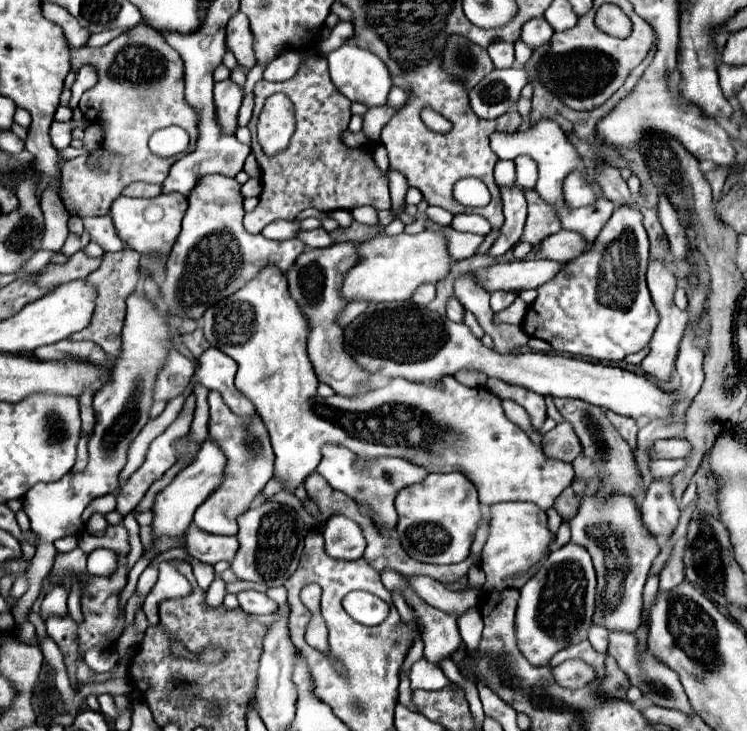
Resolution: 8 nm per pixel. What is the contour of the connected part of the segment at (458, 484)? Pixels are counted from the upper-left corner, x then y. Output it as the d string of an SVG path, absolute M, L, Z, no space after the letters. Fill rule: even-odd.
M431 473L421 483L403 487L395 497L395 509L399 513L397 535L403 549L413 559L437 565L461 563L467 559L481 519L481 505L475 485L465 475Z

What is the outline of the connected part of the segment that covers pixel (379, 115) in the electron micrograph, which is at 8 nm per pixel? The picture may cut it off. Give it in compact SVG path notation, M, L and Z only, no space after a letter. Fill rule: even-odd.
M383 105L383 107L369 107L369 111L363 115L363 133L369 141L377 143L381 127L387 123L387 119L395 113L395 109Z

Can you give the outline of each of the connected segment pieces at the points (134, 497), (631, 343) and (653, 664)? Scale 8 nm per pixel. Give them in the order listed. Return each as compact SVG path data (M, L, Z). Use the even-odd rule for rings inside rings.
M190 394L189 397L185 399L185 405L183 405L181 413L177 415L177 419L151 443L149 453L147 453L147 457L145 457L145 463L143 463L143 465L127 479L127 483L119 489L119 495L117 495L117 511L119 511L123 517L129 515L129 513L141 503L141 499L143 499L145 493L147 493L147 489L149 489L157 479L161 479L169 467L175 465L175 447L173 447L173 443L175 443L175 439L179 439L179 435L183 435L183 433L187 433L187 431L191 429L191 421L193 421L193 411L195 411L195 407L196 397L194 394Z
M619 205L611 219L607 221L607 225L603 227L603 231L599 233L599 237L595 239L595 243L591 245L589 251L585 251L583 255L579 255L577 259L569 261L567 267L555 277L551 279L551 283L545 283L543 287L539 287L539 295L537 299L529 305L529 311L525 315L525 321L523 321L523 331L529 335L529 337L537 337L537 315L539 315L539 339L547 341L555 351L561 351L561 353L569 353L569 355L577 355L577 357L589 357L589 359L595 359L595 361L621 361L625 355L629 353L637 353L641 349L645 349L653 337L653 331L655 331L655 323L659 321L659 315L655 315L655 307L651 307L651 299L647 295L647 285L645 285L645 271L647 271L647 257L649 257L649 239L647 239L647 231L641 223L641 213L637 207L633 205Z
M609 631L609 655L613 655L619 663L619 667L629 675L631 685L637 685L643 691L643 697L647 701L651 701L653 705L659 707L669 707L669 709L679 709L679 711L691 711L691 705L687 701L687 695L683 691L683 685L679 681L679 675L675 671L671 671L665 663L655 661L655 657L651 655L637 655L637 643L635 643L635 635L633 633L625 633L625 631Z

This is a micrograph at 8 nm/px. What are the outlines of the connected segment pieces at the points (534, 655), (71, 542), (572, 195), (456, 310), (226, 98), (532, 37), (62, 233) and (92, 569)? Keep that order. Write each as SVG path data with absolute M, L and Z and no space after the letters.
M567 543L565 547L549 553L549 557L539 565L537 573L523 585L519 607L517 607L515 637L527 661L531 661L535 667L547 667L555 653L587 639L587 633L593 625L593 613L595 613L595 585L597 585L595 569L591 563L591 555L587 553L585 547Z
M67 536L54 542L57 552L69 552L78 546L77 536Z
M573 171L563 185L563 193L565 193L565 203L569 207L583 207L589 205L597 199L599 195L599 185L593 181L589 183L587 177L583 177L581 173Z
M451 297L449 301L447 301L447 317L451 319L451 321L455 321L455 323L461 323L461 319L463 319L463 305L455 299L455 297Z
M231 79L215 83L215 105L217 117L223 125L223 131L233 133L237 129L237 111L243 101L243 89Z
M531 19L521 29L521 41L529 49L537 49L537 47L549 43L551 35L553 35L553 27L545 19Z
M47 188L41 195L41 211L45 215L45 237L43 237L43 249L59 251L69 235L67 219L69 211L59 201L52 188Z
M95 549L93 553L89 553L87 571L89 571L89 575L109 577L117 569L117 559L119 559L117 553L107 553L105 549Z

